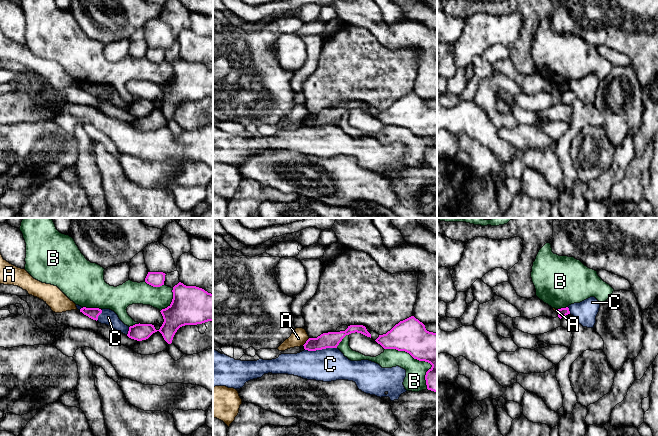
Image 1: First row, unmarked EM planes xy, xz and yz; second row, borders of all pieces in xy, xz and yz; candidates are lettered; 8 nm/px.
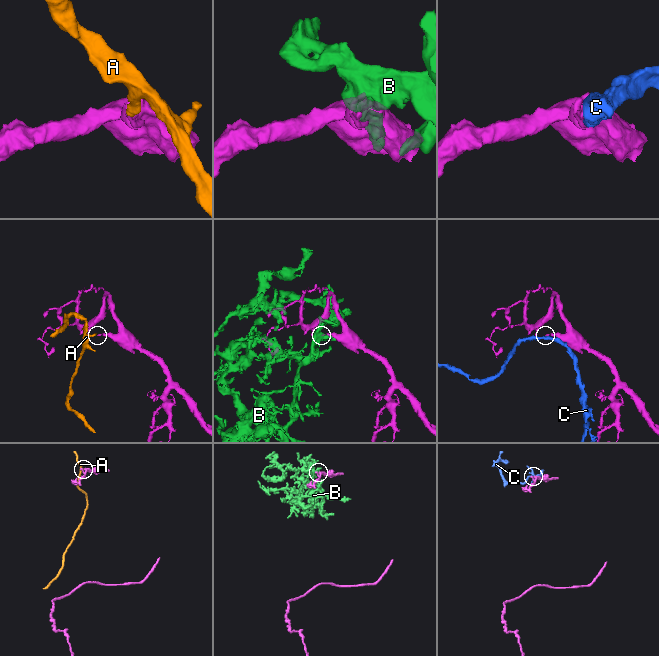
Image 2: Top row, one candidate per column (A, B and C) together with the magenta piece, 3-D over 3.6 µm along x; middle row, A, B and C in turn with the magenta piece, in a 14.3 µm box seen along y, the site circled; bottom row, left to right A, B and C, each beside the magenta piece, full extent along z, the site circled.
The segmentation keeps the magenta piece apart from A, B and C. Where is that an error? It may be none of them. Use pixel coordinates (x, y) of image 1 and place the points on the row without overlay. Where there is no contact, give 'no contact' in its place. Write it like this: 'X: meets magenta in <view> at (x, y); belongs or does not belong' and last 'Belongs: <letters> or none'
A: meets magenta in xz at (306, 118); does not belong
B: meets magenta in xz at (420, 136); does not belong
C: meets magenta in xz at (320, 125); does not belong
Belongs: none

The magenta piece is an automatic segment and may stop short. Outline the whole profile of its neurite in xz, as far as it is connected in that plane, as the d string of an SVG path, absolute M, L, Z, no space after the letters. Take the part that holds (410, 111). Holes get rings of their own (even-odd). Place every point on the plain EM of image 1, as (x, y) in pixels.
M411 92L396 100L375 116L384 125L409 129L414 135L432 141L426 148L427 165L437 168L437 109L426 106L425 101Z

